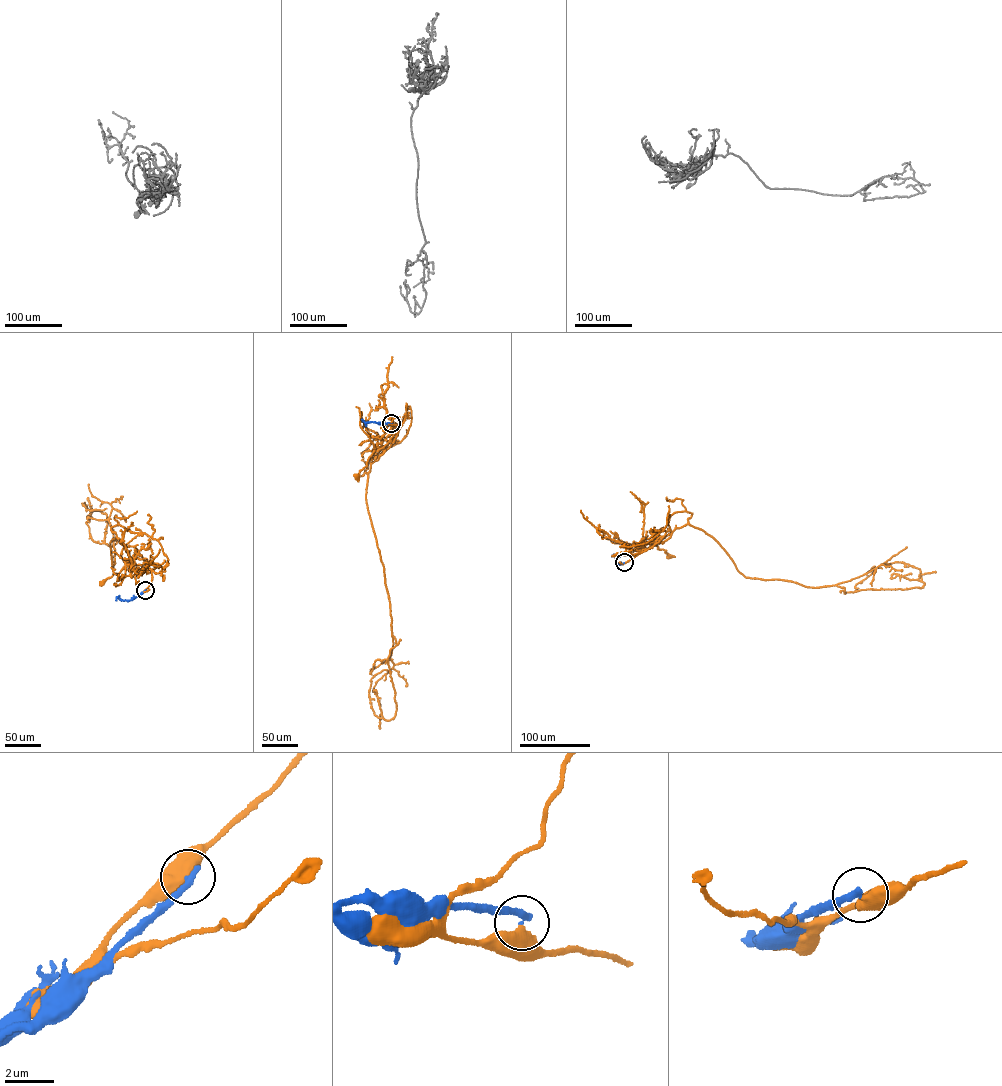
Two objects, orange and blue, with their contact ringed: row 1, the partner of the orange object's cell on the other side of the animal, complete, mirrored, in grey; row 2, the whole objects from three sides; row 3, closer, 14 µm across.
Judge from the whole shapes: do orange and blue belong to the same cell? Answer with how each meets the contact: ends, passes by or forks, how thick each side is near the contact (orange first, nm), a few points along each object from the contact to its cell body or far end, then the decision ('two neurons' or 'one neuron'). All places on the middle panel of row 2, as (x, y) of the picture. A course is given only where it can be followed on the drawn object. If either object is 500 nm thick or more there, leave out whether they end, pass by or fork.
550/280 nm | orange via (391, 423), (398, 427), (394, 442), (376, 460), (383, 447), (374, 450), (366, 466), (356, 475) | blue via (391, 423), (366, 422), (362, 419) | two neurons

